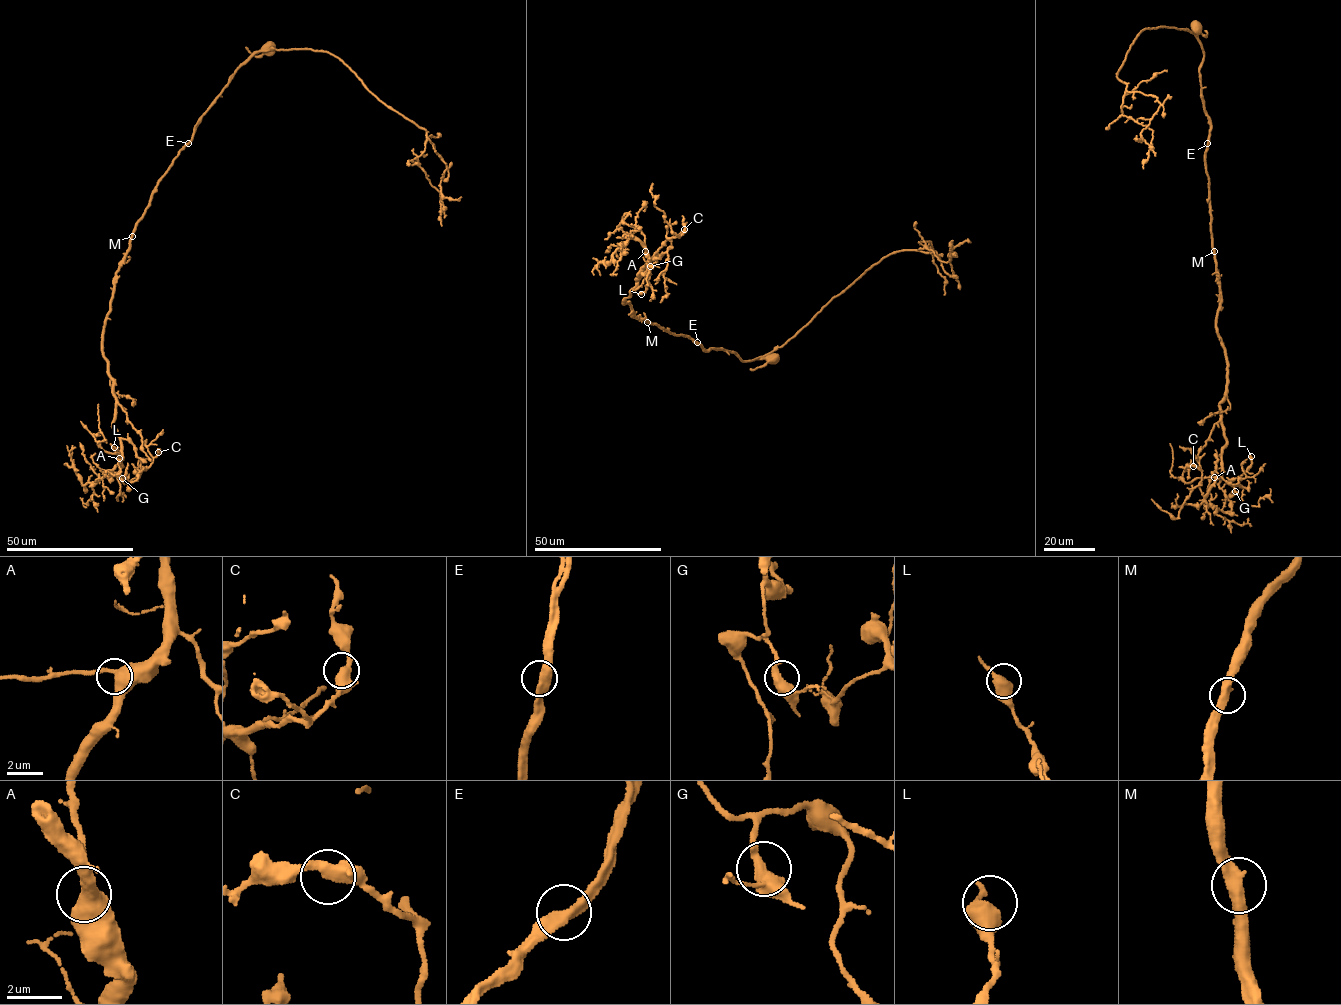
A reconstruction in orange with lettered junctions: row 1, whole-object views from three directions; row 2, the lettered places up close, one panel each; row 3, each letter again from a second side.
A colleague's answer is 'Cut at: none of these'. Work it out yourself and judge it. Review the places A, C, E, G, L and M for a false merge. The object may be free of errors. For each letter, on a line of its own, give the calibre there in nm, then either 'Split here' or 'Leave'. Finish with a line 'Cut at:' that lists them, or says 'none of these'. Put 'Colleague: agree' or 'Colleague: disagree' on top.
Colleague: agree
A: Thickness 500 nm. Leave
C: Thickness 440 nm. Leave
E: Thickness 500 nm. Leave
G: Thickness 480 nm. Leave
L: Thickness 480 nm. Leave
M: Thickness 440 nm. Leave
Cut at: none of these

